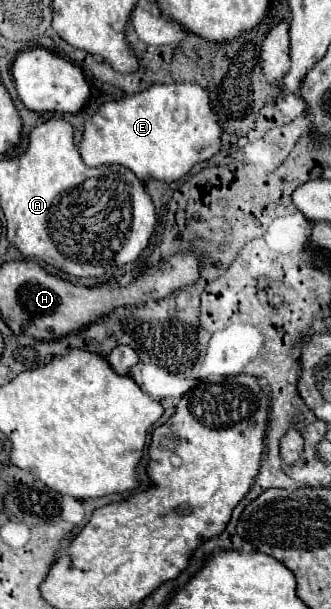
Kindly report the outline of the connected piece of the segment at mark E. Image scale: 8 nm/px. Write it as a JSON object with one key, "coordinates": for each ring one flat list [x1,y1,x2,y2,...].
{"coordinates":[[154,84,144,92,110,100,92,112,84,122,84,132,80,140,80,156,88,166,120,164,130,170,140,180,154,176,164,182,174,182,182,178,198,160,208,160,220,150,220,124,218,116,210,106,208,92,196,84]]}

